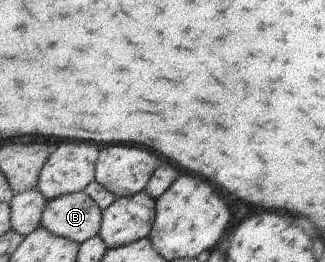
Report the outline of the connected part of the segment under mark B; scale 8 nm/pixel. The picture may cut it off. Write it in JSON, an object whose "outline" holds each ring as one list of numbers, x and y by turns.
{"outline":[[85,191,63,195,47,203,42,226,55,235,82,244,100,235,102,210]]}

